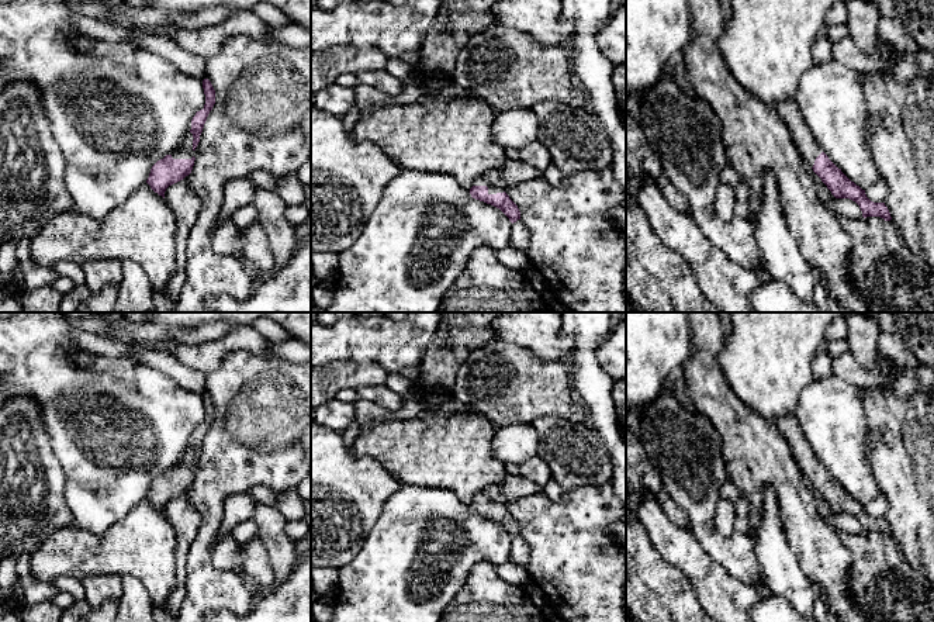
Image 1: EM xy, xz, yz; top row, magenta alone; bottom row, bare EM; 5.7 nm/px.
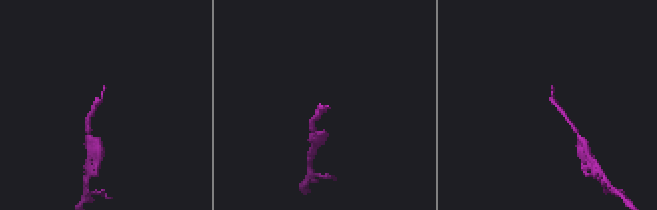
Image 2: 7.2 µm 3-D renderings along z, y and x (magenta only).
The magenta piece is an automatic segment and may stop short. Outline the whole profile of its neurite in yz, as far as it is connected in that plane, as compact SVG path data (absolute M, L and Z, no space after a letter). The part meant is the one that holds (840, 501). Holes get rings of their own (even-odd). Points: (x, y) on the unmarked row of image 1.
M788 412L778 418L776 425L792 446L793 455L805 477L821 494L836 514L850 514L855 516L859 521L864 533L881 532L885 536L892 535L885 518L871 516L866 512L865 505L851 497L821 466L803 435L795 412Z

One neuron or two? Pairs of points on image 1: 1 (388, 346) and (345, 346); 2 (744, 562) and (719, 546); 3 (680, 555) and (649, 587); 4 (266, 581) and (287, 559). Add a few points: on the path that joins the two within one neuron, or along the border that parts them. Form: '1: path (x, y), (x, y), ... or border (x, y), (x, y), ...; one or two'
1: path (377, 346), (356, 346); one
2: path (739, 557), (725, 549); one
3: border (650, 536), (654, 549), (687, 579), (691, 588); two
4: border (263, 543), (273, 577), (277, 581); two

